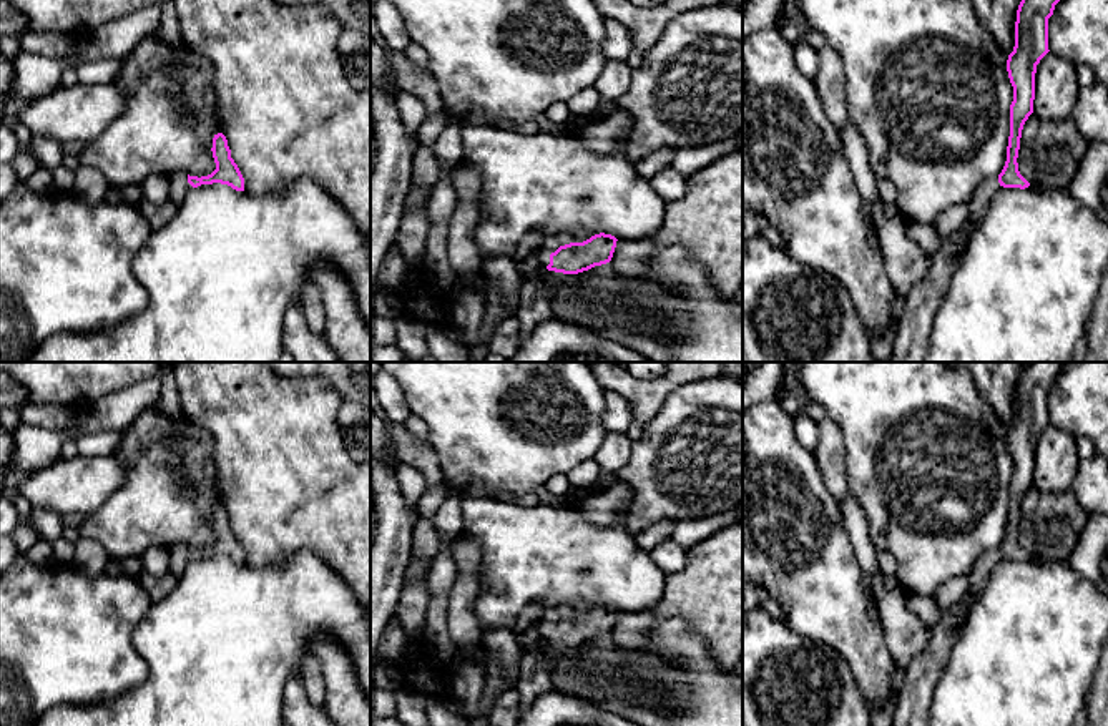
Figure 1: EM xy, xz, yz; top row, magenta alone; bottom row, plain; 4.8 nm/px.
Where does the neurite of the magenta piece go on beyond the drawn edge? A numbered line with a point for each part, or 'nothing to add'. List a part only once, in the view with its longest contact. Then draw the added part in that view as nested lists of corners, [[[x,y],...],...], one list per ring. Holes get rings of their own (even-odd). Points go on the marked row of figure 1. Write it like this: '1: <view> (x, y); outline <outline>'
1: xz (550, 245); outline [[[566,234],[545,238],[538,253],[540,266],[547,267],[550,264],[550,254],[555,253],[560,246],[570,244],[571,239]]]

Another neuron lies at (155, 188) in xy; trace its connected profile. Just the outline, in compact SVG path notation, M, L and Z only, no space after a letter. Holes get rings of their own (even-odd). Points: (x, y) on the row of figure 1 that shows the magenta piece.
M150 174L141 184L141 191L146 201L163 204L169 201L169 176Z

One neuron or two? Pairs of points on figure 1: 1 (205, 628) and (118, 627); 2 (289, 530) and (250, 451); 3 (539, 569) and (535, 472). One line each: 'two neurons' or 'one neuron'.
1: two neurons
2: one neuron
3: two neurons

